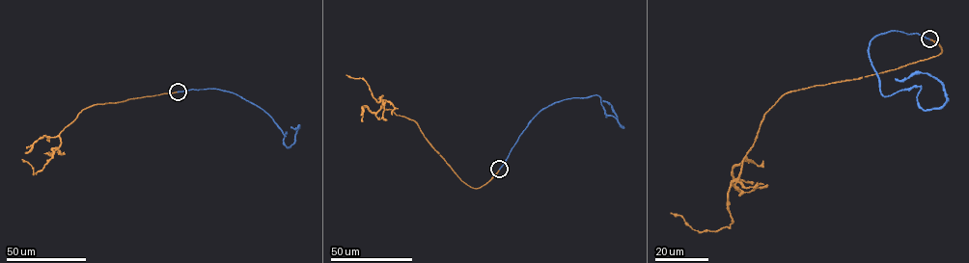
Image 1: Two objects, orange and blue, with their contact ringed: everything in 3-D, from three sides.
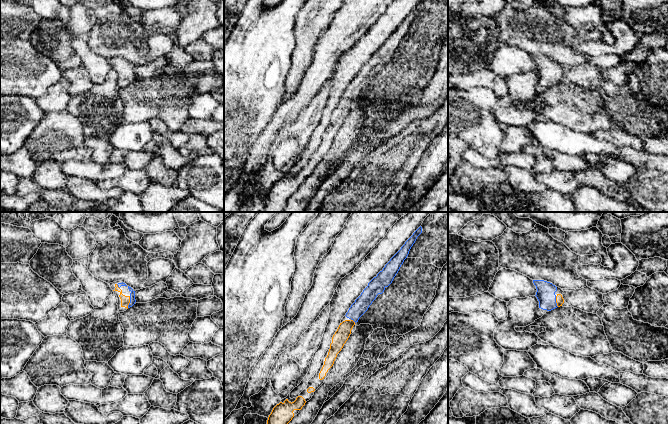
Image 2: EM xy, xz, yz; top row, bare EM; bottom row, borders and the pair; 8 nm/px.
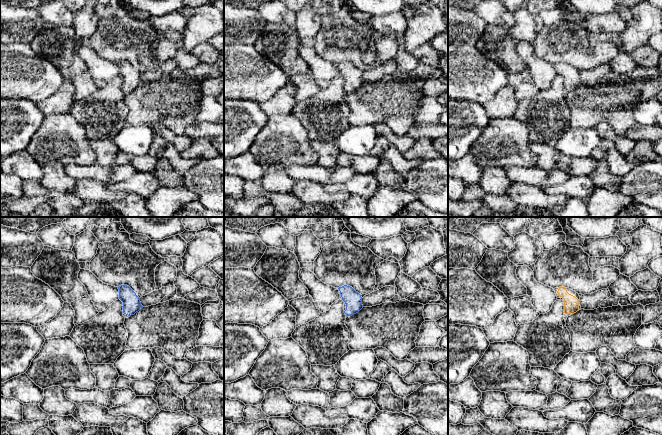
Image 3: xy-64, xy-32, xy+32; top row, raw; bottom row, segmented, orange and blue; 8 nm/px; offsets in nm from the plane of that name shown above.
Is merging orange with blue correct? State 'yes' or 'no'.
yes

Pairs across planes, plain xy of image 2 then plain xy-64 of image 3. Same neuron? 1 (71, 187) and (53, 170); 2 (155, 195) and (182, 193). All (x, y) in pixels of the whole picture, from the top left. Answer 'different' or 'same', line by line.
1: different
2: same

